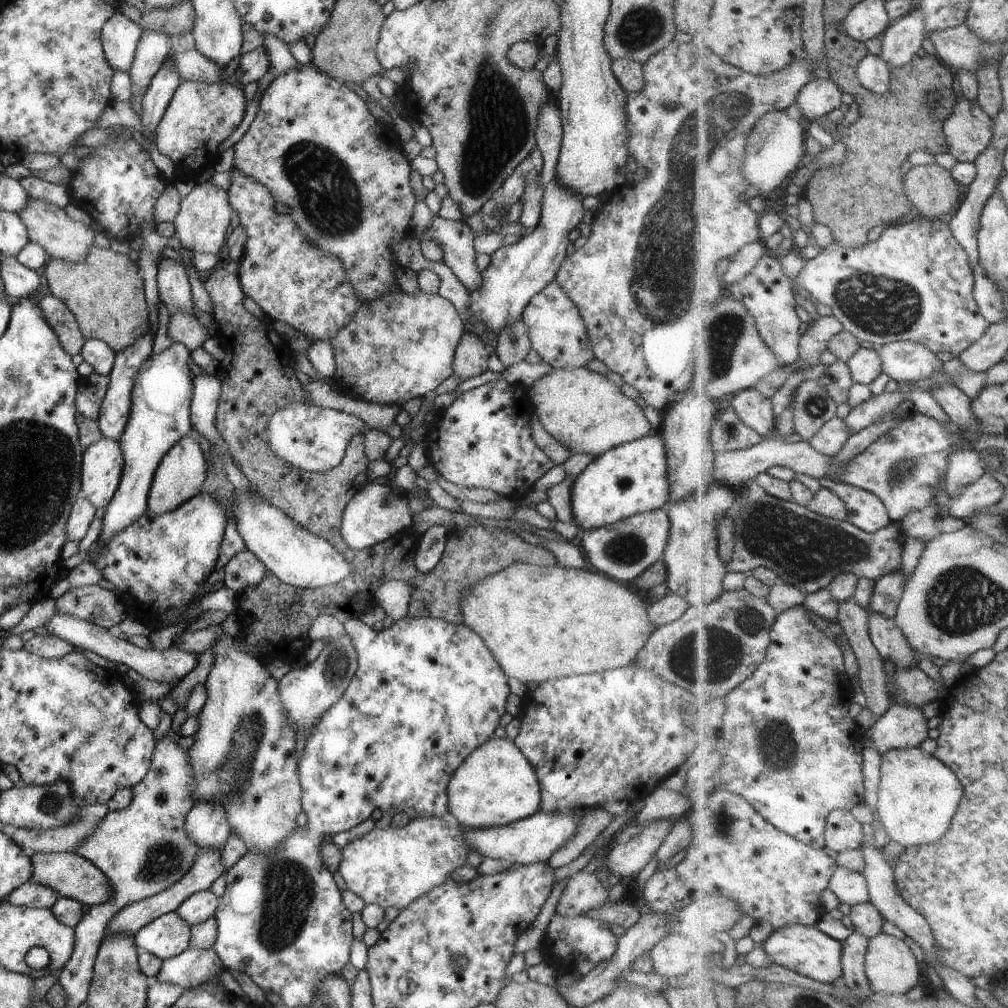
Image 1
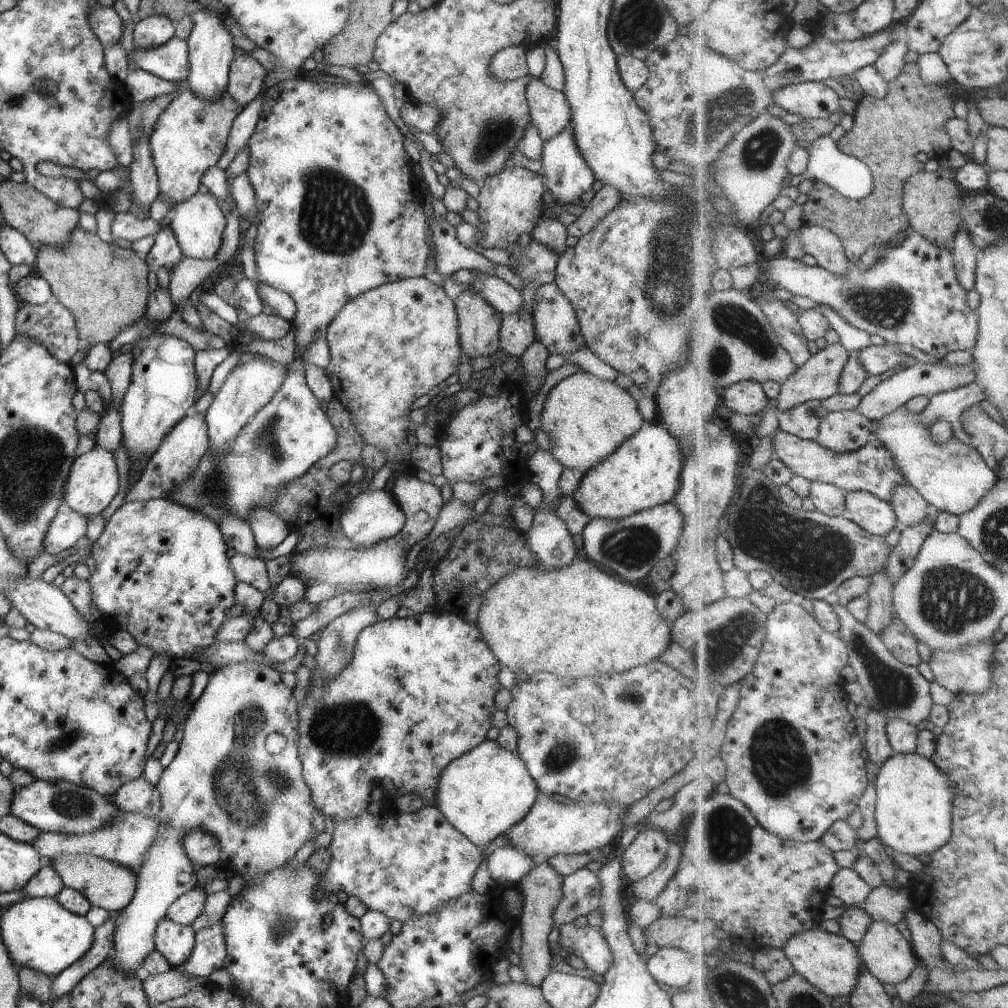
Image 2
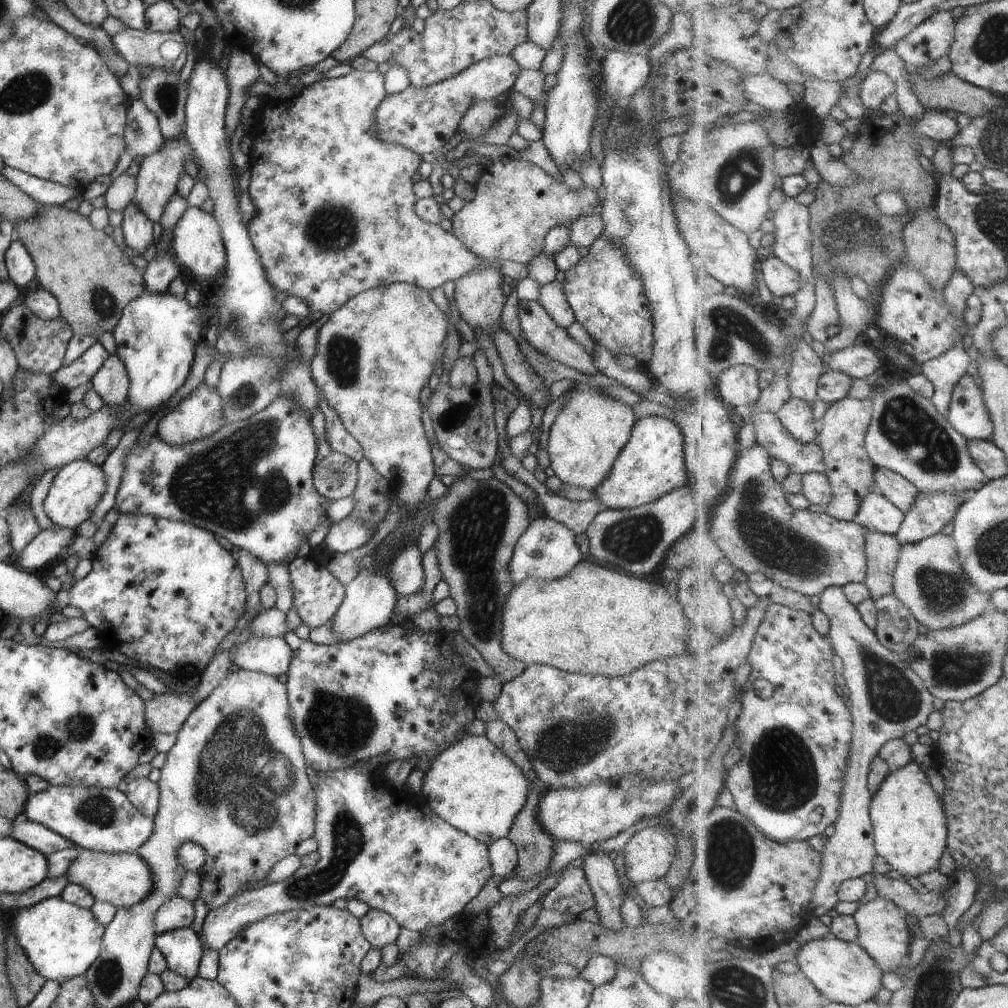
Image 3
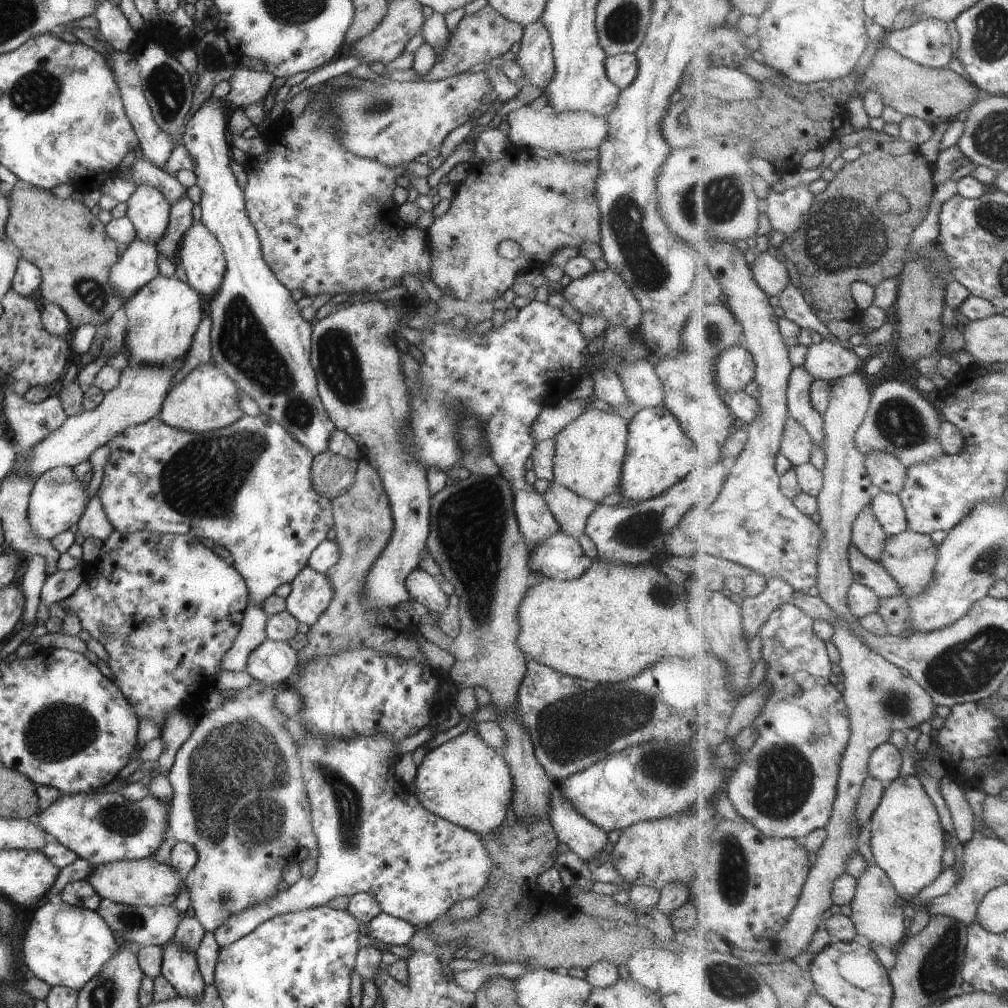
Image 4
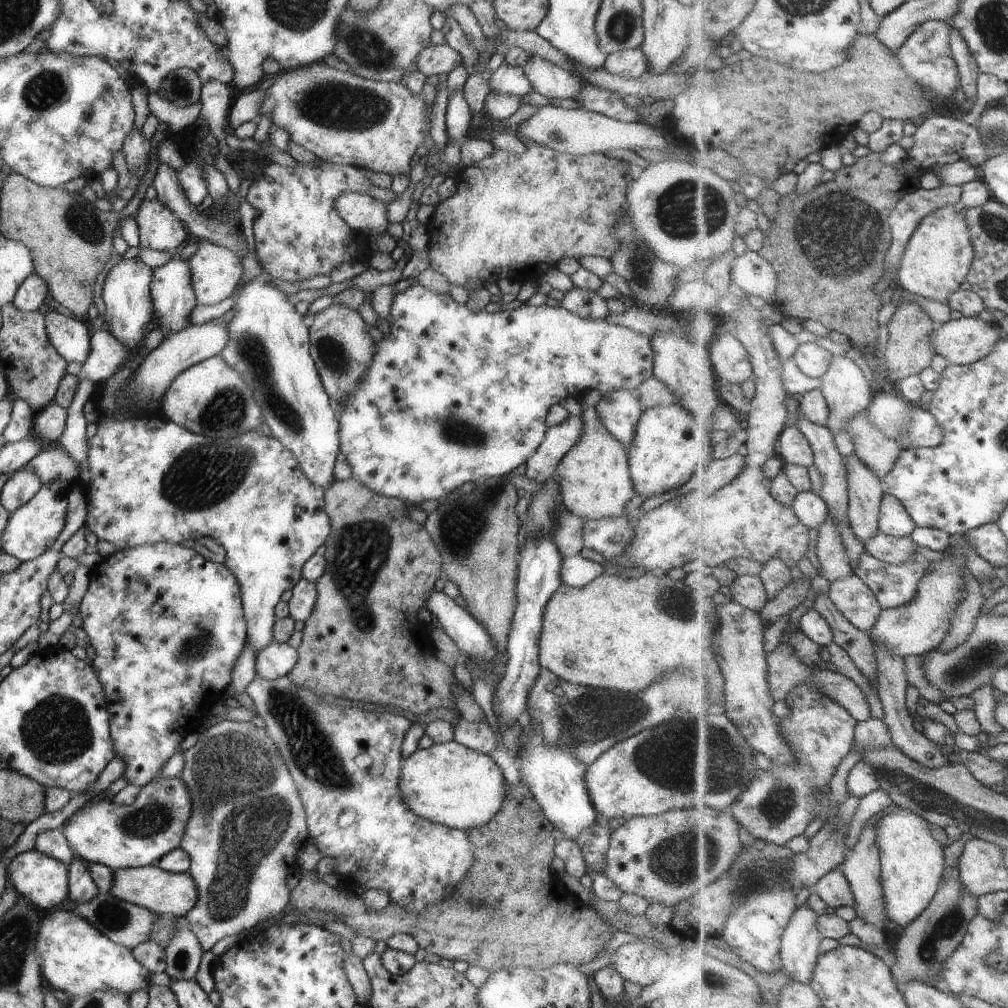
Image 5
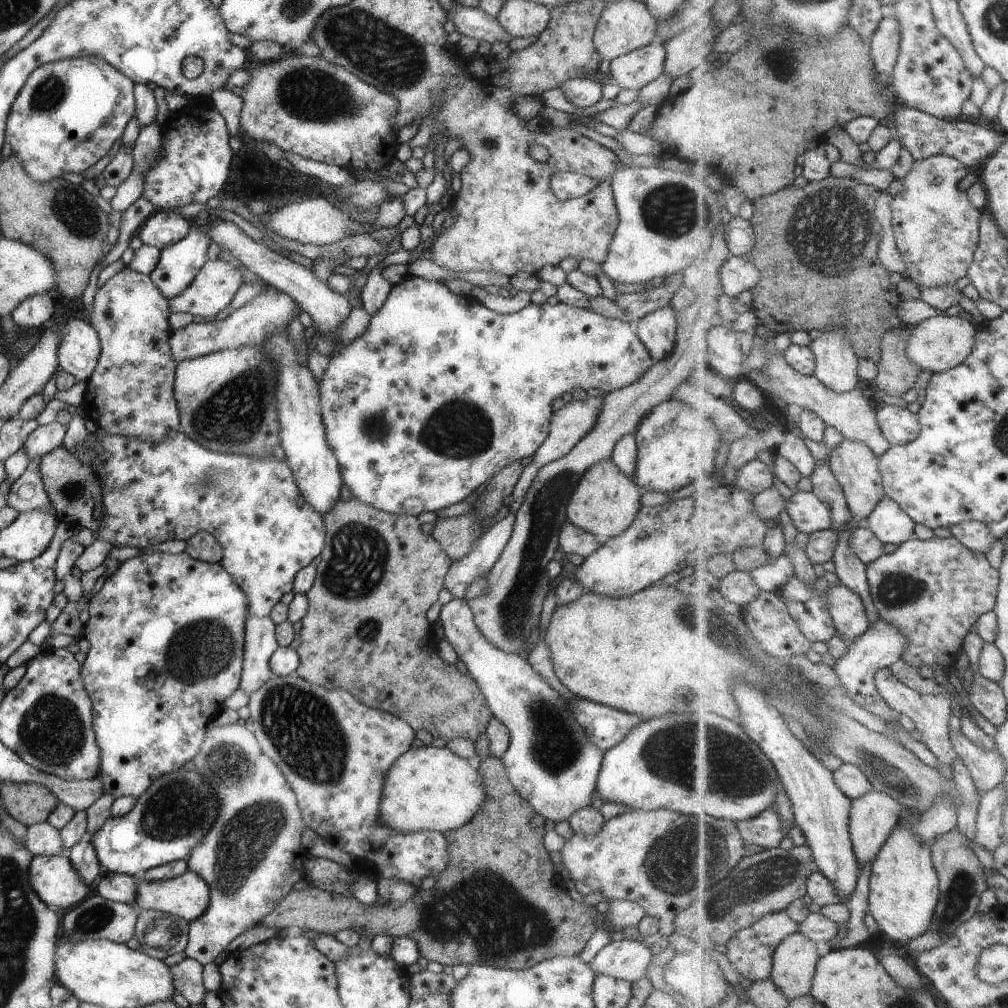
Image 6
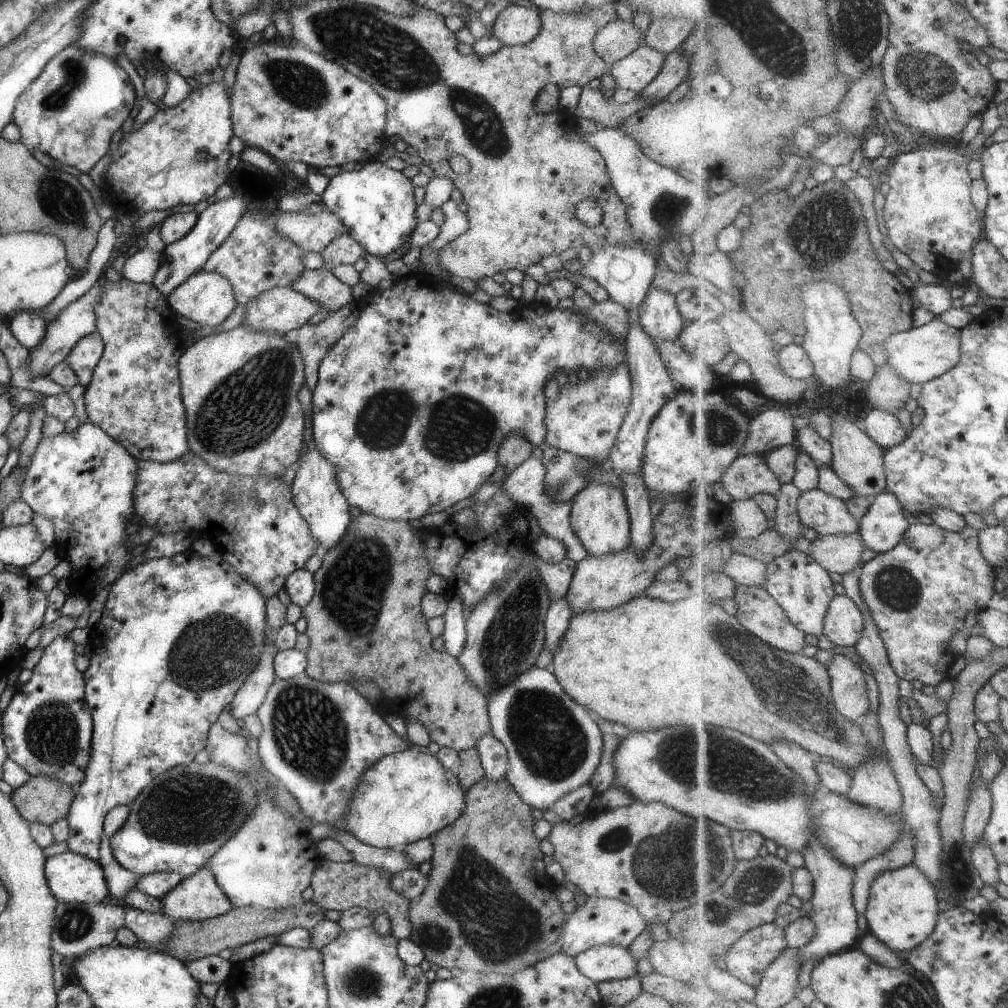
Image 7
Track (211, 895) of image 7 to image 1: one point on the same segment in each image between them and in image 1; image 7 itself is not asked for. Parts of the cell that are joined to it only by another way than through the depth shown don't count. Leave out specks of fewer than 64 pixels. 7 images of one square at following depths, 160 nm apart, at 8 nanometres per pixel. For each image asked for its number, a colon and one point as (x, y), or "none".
1: (72, 876)
2: (105, 884)
3: (122, 879)
4: (143, 882)
5: (159, 891)
6: (186, 896)

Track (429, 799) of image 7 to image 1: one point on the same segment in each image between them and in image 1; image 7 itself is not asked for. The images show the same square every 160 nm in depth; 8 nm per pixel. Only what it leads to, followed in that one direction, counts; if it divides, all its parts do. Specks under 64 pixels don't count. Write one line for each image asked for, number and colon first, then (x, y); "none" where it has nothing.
1: (495, 785)
2: (482, 793)
3: (472, 785)
4: (464, 781)
5: (450, 784)
6: (428, 788)

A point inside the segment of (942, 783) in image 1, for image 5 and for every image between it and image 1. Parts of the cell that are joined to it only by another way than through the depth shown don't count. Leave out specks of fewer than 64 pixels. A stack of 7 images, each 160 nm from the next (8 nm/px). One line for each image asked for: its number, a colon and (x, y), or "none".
2: (915, 799)
3: (911, 828)
4: (908, 841)
5: (913, 866)

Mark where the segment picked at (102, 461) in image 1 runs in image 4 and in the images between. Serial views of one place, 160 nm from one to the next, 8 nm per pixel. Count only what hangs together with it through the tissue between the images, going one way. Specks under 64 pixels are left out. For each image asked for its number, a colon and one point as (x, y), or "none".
2: (92, 481)
3: (75, 490)
4: (56, 503)

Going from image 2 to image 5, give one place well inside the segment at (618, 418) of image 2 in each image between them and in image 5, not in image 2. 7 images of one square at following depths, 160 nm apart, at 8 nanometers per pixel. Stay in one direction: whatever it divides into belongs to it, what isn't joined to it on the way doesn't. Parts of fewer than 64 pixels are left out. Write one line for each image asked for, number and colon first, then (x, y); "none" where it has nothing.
3: (590, 429)
4: (588, 453)
5: (593, 476)

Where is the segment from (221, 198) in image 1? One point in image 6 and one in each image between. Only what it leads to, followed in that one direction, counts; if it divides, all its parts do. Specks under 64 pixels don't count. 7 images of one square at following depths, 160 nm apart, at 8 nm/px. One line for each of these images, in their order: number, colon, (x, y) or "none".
2: (197, 223)
3: (196, 242)
4: (200, 255)
5: (215, 271)
6: (207, 296)

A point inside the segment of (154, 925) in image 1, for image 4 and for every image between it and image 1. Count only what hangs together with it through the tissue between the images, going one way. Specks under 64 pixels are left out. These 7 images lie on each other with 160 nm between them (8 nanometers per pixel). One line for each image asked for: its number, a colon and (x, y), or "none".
2: (174, 941)
3: (181, 949)
4: (179, 967)

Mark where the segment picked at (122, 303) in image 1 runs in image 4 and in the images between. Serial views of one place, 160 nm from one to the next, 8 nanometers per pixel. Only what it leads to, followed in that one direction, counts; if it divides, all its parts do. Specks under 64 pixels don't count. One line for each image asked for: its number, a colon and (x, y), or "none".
2: (104, 286)
3: (90, 276)
4: (61, 237)

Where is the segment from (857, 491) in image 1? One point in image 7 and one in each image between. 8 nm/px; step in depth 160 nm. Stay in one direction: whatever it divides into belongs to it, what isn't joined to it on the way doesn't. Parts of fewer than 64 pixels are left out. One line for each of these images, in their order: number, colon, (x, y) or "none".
2: (878, 516)
3: (877, 513)
4: (888, 508)
5: (894, 520)
6: (889, 522)
7: (885, 525)

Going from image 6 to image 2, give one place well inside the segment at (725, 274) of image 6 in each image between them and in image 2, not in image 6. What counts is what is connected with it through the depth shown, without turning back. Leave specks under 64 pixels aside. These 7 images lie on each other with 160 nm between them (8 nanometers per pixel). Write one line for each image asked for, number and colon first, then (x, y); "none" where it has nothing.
2: (911, 296)
3: (782, 281)
4: (771, 274)
5: (751, 272)

